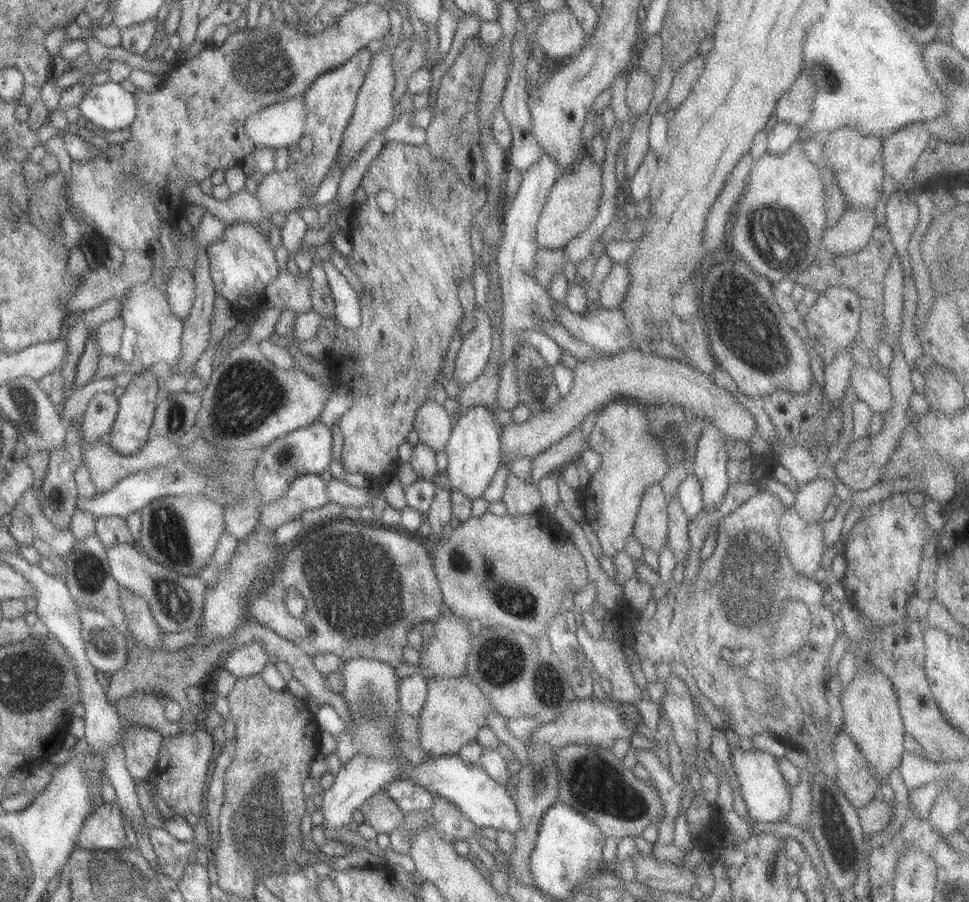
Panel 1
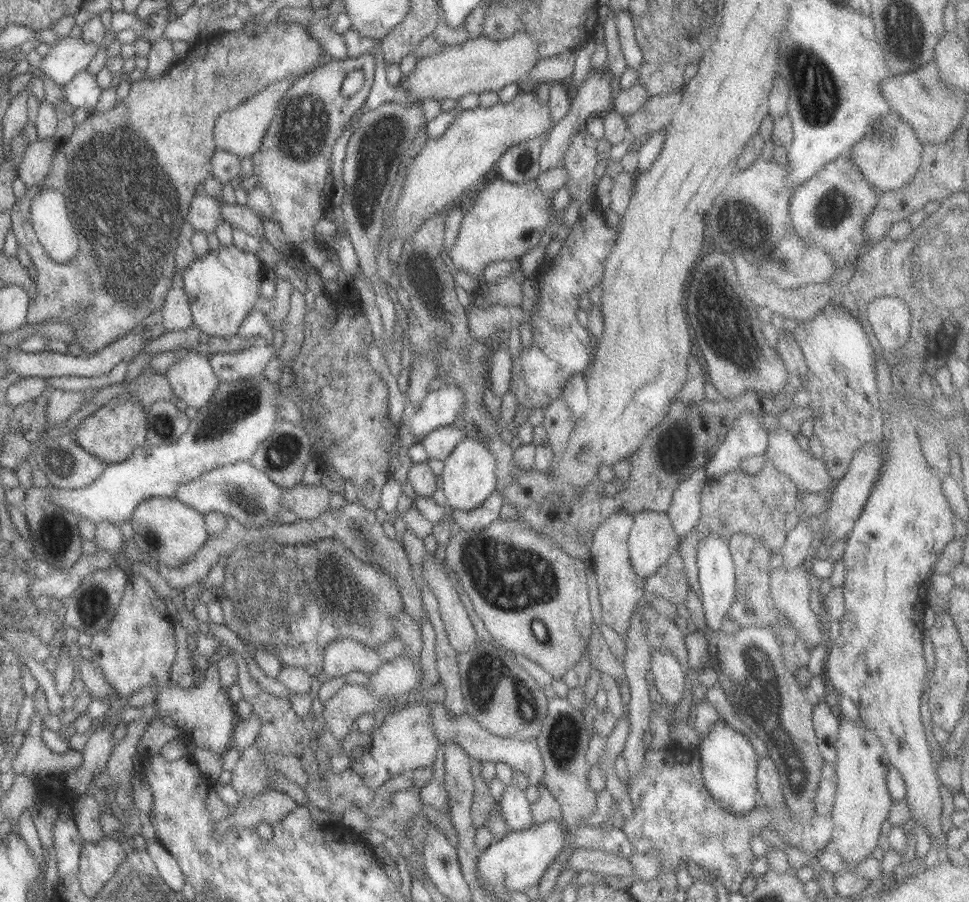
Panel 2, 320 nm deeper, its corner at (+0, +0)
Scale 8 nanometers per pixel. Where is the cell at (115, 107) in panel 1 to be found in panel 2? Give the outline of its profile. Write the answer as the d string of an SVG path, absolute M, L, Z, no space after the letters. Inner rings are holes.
M85 69L80 70L73 78L62 86L64 101L75 109L85 108L91 112L95 107L102 88L96 83L94 76Z

